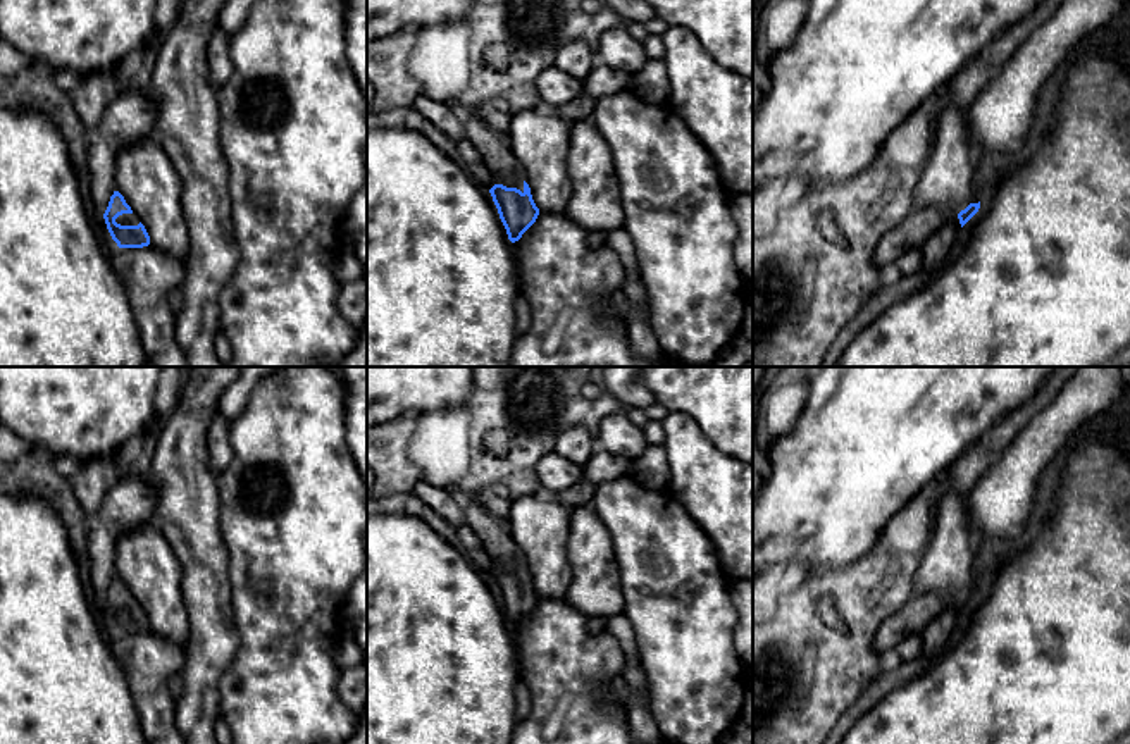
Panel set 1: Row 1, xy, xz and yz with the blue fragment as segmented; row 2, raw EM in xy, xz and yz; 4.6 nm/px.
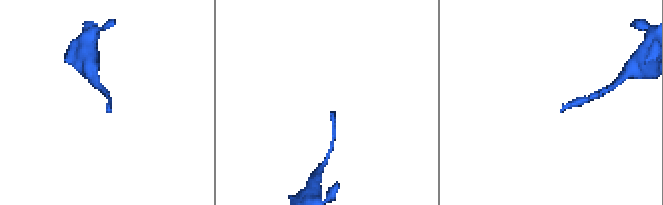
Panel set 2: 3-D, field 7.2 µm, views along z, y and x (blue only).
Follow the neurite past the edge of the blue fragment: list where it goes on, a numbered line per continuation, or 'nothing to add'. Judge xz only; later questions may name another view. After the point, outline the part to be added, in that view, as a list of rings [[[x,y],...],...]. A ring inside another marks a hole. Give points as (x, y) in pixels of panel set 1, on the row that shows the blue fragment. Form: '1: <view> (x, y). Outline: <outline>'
1: xz (493, 147). Outline: [[[448,102],[462,121],[467,138],[479,150],[482,160],[491,167],[494,184],[517,188],[524,193],[524,170],[513,157],[505,134],[489,127],[474,110]]]

